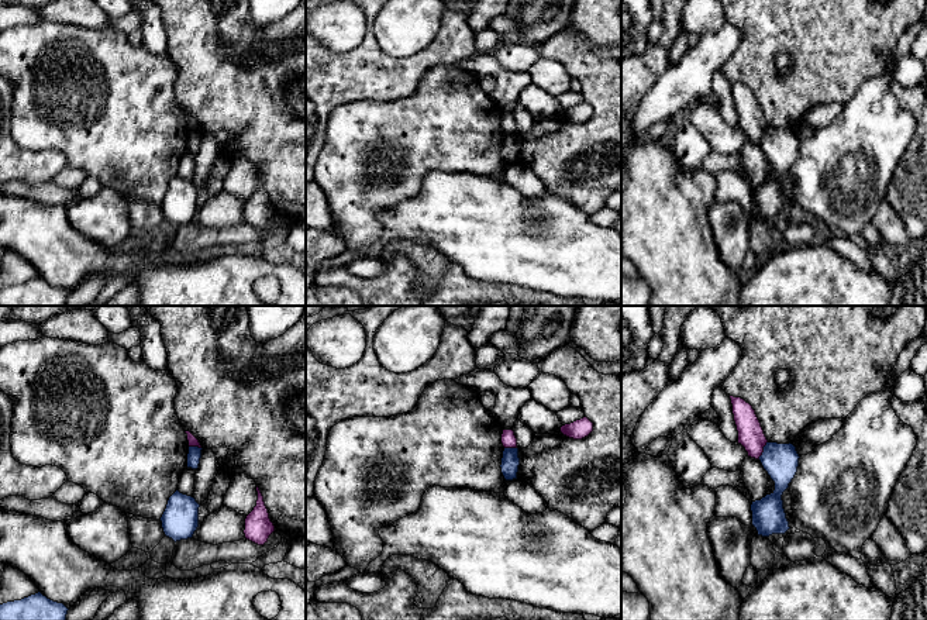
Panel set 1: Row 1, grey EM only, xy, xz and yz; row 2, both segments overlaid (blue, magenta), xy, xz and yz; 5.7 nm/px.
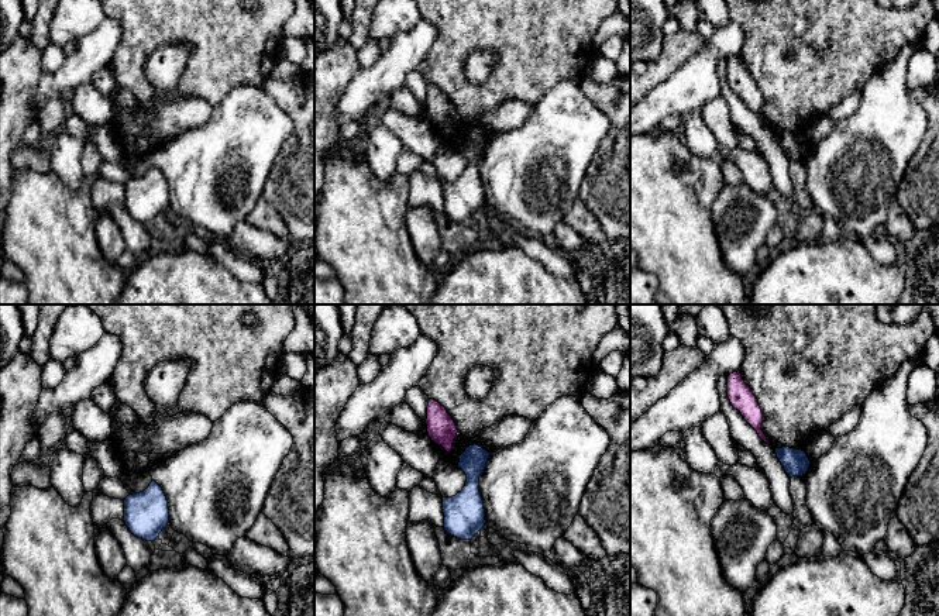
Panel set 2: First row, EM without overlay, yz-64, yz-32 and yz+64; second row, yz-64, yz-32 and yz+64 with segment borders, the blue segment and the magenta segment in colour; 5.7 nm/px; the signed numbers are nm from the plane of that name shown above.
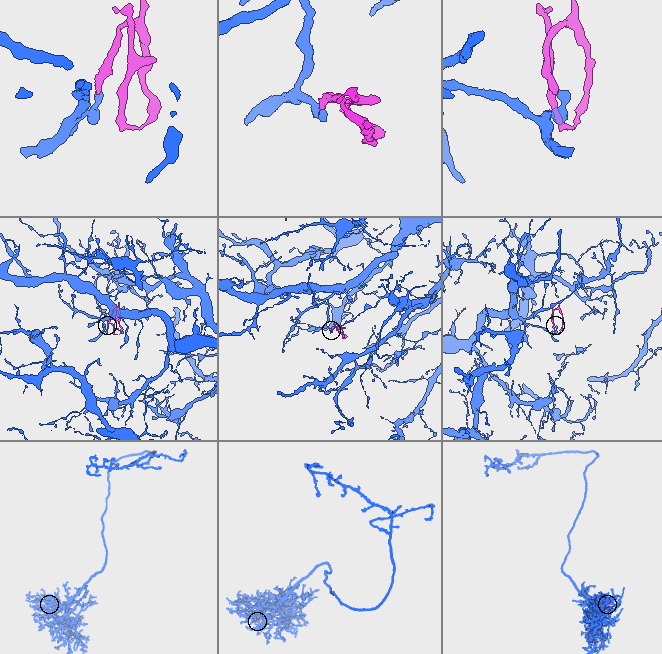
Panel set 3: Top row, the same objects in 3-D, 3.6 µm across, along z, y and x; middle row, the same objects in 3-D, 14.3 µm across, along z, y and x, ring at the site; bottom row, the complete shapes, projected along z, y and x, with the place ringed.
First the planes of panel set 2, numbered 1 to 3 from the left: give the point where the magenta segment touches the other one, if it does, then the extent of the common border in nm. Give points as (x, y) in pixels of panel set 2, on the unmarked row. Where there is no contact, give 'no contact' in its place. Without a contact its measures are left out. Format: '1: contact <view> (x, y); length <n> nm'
1: no contact
2: no contact
3: no contact

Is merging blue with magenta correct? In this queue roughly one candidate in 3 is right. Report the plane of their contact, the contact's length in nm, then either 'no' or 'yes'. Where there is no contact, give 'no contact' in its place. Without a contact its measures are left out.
meets blue in yz; contact 120 nm long; no

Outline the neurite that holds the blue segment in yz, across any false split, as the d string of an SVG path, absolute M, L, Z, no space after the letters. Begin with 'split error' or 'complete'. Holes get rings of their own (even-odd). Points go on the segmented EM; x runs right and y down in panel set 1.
complete; M766 442L764 447L759 461L775 482L775 490L751 504L752 526L757 528L758 535L785 534L790 528L782 495L797 472L799 458L796 447L790 442Z

